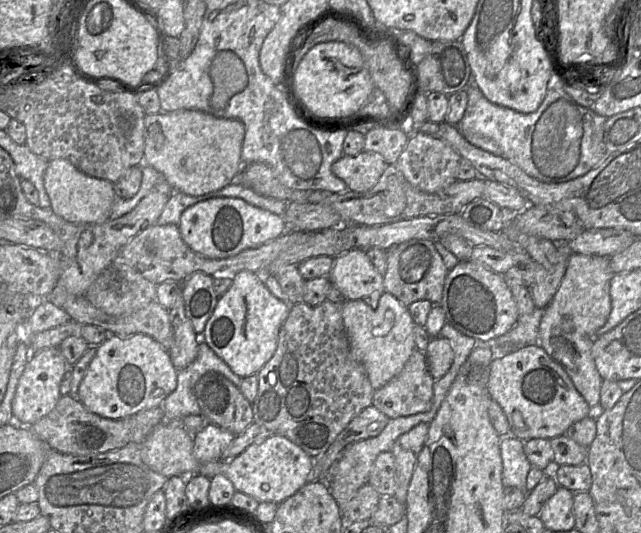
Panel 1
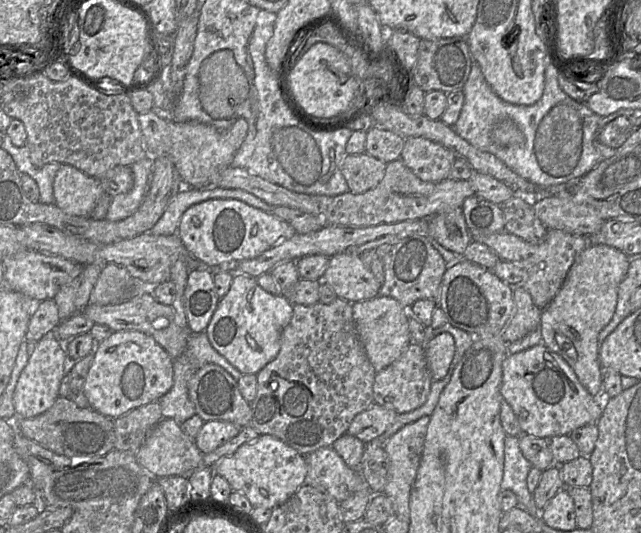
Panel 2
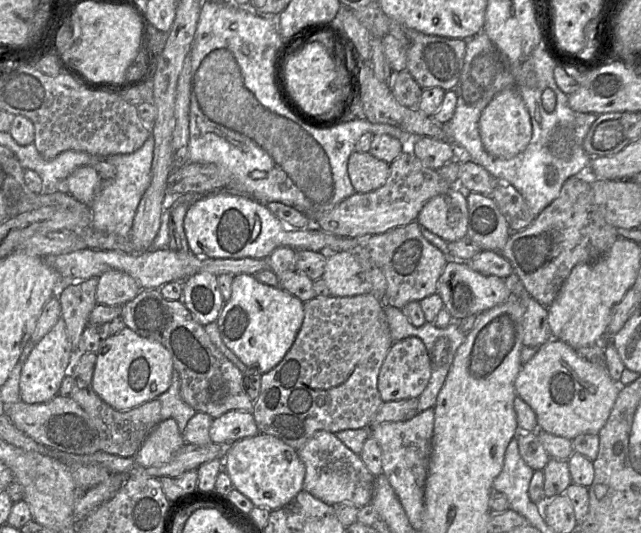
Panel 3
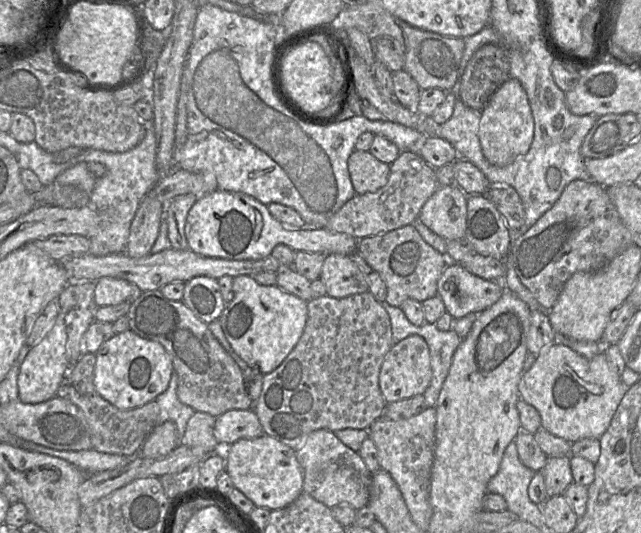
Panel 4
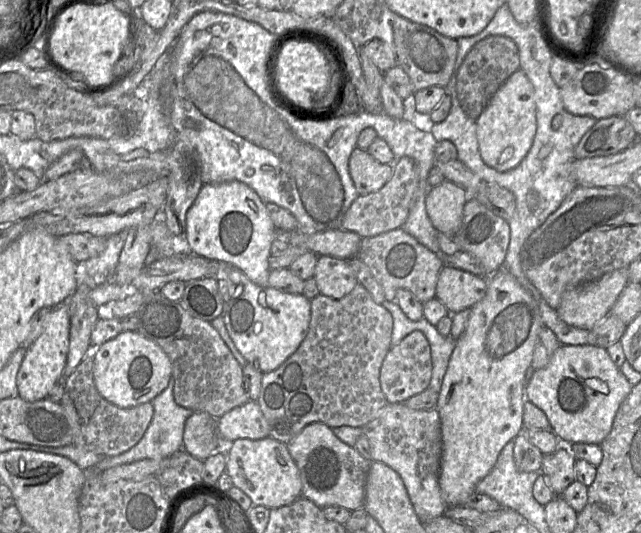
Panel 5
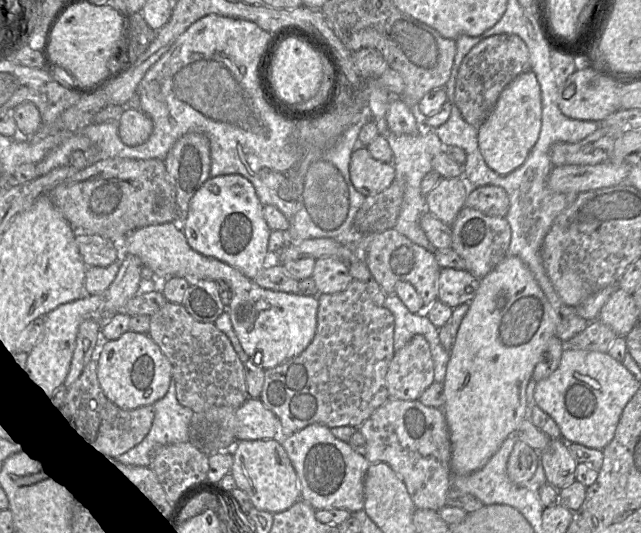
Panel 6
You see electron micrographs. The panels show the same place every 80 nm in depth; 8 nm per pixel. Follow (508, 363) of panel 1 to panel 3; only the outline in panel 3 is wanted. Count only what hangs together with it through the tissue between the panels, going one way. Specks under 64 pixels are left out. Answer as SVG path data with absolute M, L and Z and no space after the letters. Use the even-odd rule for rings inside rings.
M551 339L522 365L514 387L517 397L534 411L537 431L572 441L581 434L598 435L610 415L621 385L610 377L606 365L593 364L566 343Z

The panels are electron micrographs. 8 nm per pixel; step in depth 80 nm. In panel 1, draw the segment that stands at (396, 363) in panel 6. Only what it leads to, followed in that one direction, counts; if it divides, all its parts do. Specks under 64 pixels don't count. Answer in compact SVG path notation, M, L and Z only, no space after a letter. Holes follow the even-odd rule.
M415 349L402 371L383 387L374 390L372 406L390 419L427 412L432 406L434 382L425 353Z

